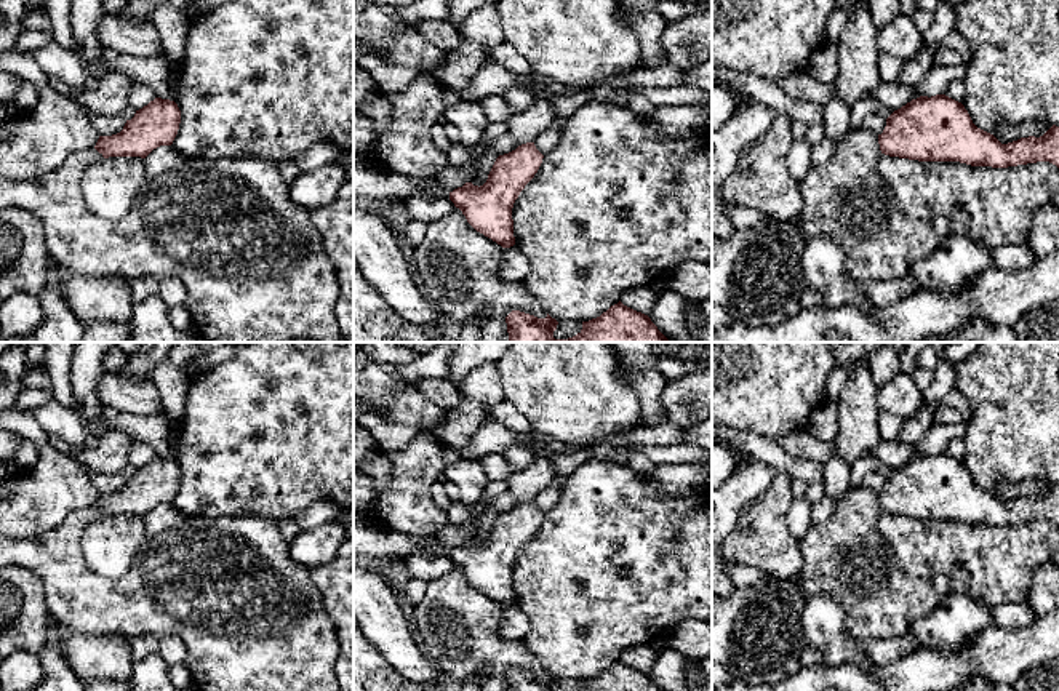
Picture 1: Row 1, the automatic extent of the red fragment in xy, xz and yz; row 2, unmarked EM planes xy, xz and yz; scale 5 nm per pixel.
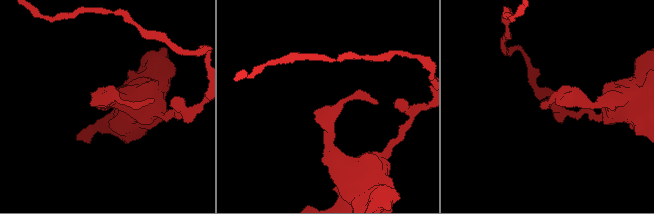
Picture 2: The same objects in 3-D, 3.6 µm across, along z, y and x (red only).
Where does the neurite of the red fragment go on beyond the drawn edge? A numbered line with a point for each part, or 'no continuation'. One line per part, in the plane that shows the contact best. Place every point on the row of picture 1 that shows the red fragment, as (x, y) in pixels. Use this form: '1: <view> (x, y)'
no continuation

